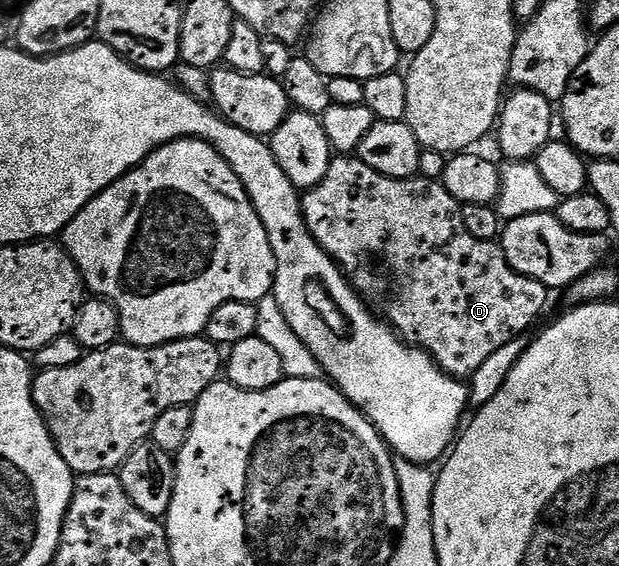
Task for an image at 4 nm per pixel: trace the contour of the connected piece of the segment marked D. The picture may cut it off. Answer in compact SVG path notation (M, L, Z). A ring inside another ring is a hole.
M340 155L333 159L322 183L318 183L315 189L307 190L302 197L304 222L310 235L340 266L353 289L364 298L364 304L369 307L375 306L379 316L391 325L407 344L429 353L445 373L457 379L468 379L474 371L478 371L478 367L482 367L482 363L486 363L486 359L490 359L490 355L494 355L494 351L498 351L498 347L506 347L506 343L510 343L515 337L527 334L527 329L543 315L544 308L548 305L550 291L542 283L511 269L508 260L504 258L503 244L474 239L474 235L466 231L466 223L462 223L460 207L460 202L454 199L454 195L450 195L450 191L446 191L446 187L440 181L430 181L427 177L419 175L406 179L387 177L376 173L374 167L366 167L364 161L352 155Z

